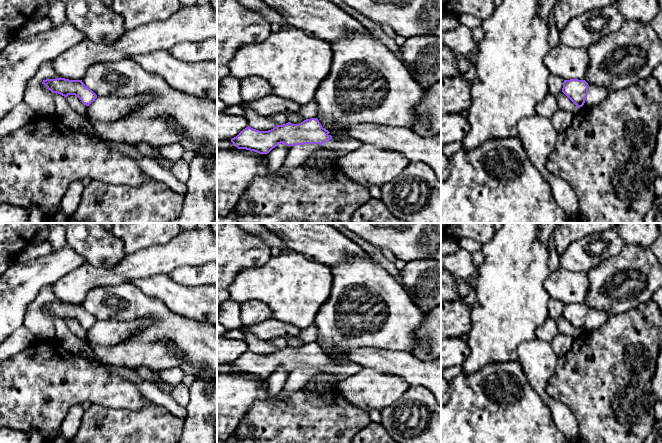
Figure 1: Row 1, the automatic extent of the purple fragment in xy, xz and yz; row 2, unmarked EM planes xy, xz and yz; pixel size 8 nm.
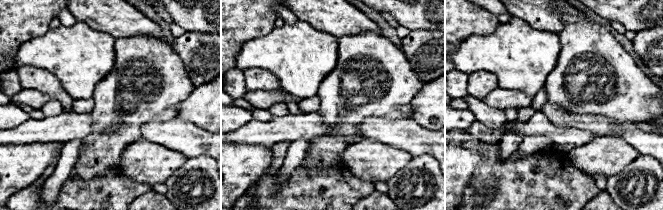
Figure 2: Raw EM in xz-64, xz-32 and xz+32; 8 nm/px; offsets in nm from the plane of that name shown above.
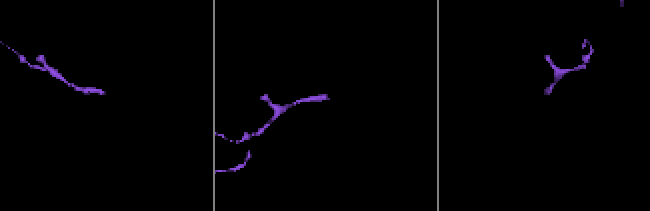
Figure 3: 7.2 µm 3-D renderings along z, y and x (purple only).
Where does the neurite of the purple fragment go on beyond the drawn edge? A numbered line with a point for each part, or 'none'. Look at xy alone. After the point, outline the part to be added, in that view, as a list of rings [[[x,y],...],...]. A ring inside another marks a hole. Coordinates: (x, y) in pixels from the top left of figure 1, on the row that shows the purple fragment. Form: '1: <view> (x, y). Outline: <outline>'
none

